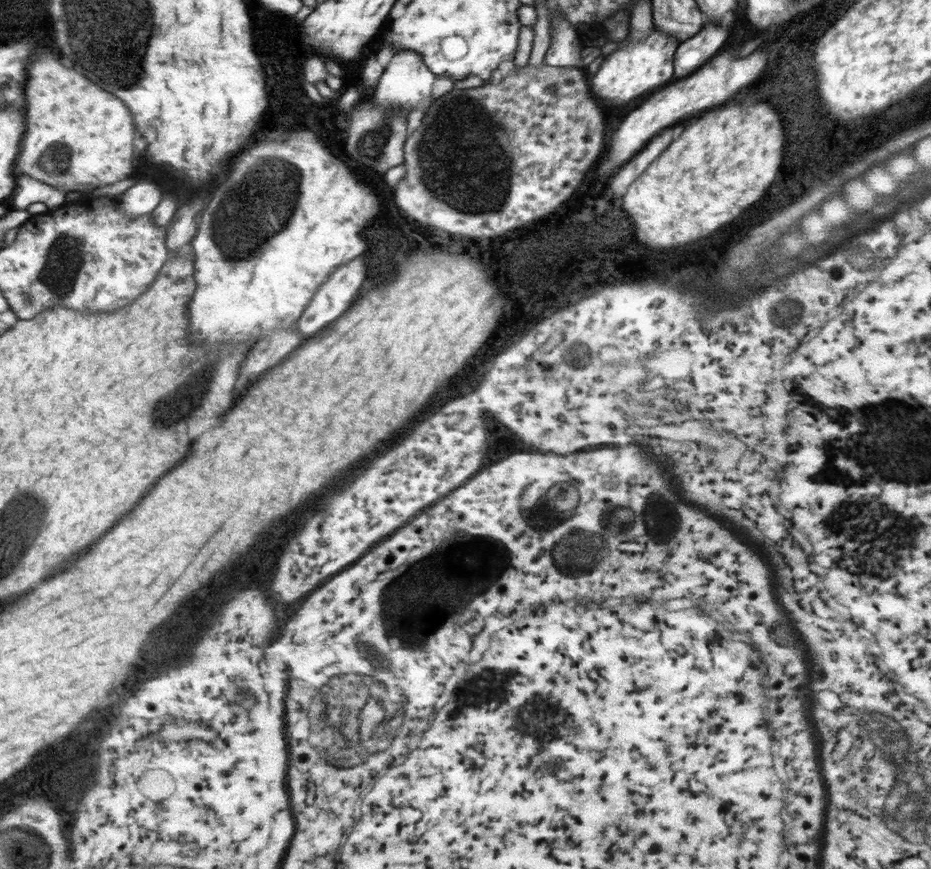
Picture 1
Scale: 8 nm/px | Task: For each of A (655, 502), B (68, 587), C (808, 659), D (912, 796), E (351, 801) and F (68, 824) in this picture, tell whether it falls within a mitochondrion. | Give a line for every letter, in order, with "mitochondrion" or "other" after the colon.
A: mitochondrion
B: other
C: other
D: mitochondrion
E: other
F: other

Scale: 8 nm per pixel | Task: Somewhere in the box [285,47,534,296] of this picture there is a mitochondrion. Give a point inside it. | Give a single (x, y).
(423, 154)

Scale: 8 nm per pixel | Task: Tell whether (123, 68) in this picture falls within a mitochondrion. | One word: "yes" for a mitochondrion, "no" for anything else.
yes

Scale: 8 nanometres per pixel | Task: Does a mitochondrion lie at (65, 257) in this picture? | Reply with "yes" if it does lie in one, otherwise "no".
yes

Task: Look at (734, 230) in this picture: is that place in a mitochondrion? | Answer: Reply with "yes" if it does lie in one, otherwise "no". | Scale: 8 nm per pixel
no

